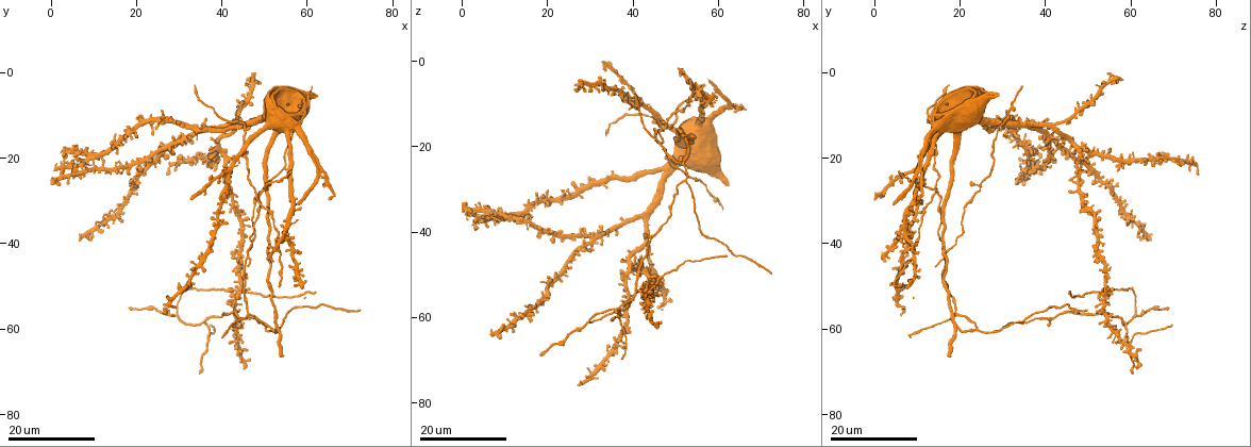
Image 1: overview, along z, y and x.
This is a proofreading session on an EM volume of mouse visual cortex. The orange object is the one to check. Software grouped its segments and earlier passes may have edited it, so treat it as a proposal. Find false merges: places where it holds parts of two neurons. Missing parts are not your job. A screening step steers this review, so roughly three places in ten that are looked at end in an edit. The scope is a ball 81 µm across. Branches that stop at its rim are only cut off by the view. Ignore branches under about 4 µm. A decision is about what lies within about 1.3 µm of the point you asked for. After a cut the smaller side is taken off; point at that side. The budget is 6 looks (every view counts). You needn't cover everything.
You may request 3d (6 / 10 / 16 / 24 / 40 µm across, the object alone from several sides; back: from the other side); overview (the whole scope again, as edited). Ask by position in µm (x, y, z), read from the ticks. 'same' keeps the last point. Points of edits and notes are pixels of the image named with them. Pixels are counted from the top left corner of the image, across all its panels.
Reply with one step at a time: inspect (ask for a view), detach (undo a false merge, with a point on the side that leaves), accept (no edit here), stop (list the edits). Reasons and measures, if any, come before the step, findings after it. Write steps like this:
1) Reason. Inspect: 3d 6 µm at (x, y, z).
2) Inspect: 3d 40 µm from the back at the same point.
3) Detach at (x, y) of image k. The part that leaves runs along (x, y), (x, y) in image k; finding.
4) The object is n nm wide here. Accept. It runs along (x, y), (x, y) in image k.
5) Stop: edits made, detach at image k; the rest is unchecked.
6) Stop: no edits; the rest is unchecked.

Branch point. Inspect: 3d 16 µm at (30.0, 57.0, 61.5).

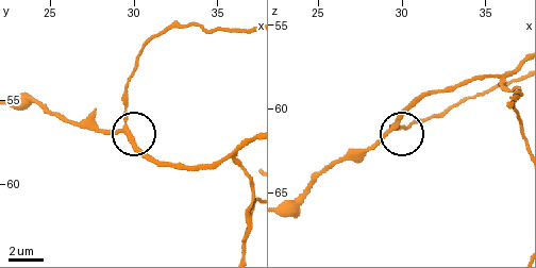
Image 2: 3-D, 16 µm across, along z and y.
Inspect: 3d 10 µm at (29.3, 56.8, 61.1).

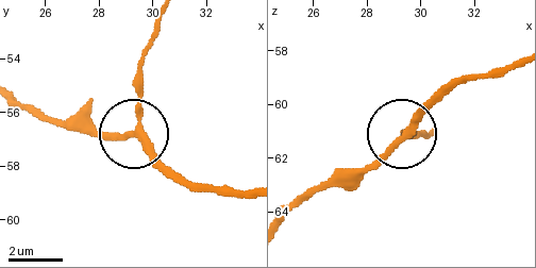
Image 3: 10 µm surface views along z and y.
3 arms meet here. Accept. It runs along (162, 21), (140, 69), (136, 129), (88, 127) in image 3; one neuron here.

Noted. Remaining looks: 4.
Side arm on a straight run. Inspect: 3d 24 µm at (53.0, 60.0, 19.5).

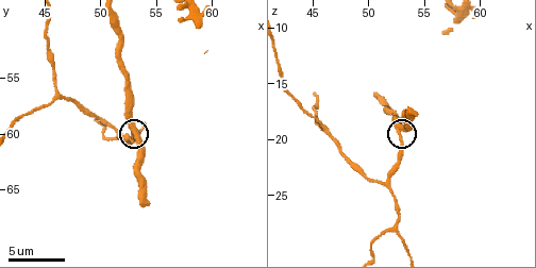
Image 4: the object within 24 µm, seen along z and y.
Inspect: 3d 6 µm at (53.4, 60.0, 19.0).

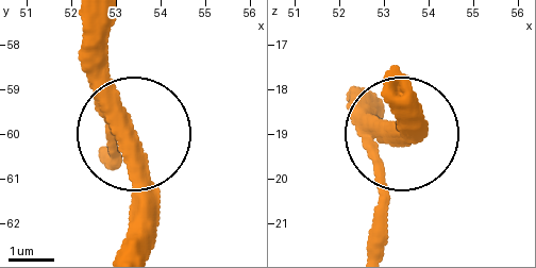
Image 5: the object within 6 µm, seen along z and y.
3 arms meet here. Accept. All the same neuron.

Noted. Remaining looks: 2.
Three-way junction. Inspect: 3d 6 µm at (46.0, 56.6, 19.0).

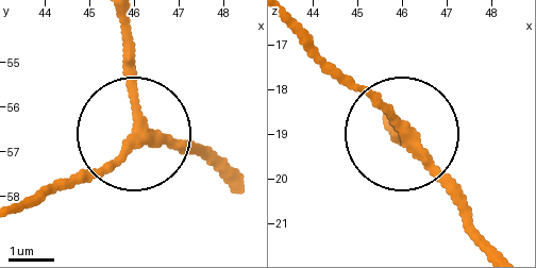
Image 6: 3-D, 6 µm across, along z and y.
Inspect: 3d 6 µm from the back at (46.05, 56.60, 19.00).

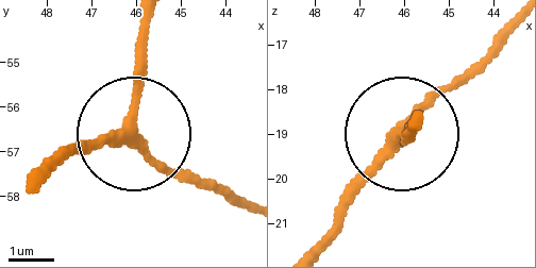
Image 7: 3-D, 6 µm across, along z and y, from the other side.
3 arms meet here. Accept. One neuron here.

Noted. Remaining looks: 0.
Stop: no edits; the rest is unchecked.

